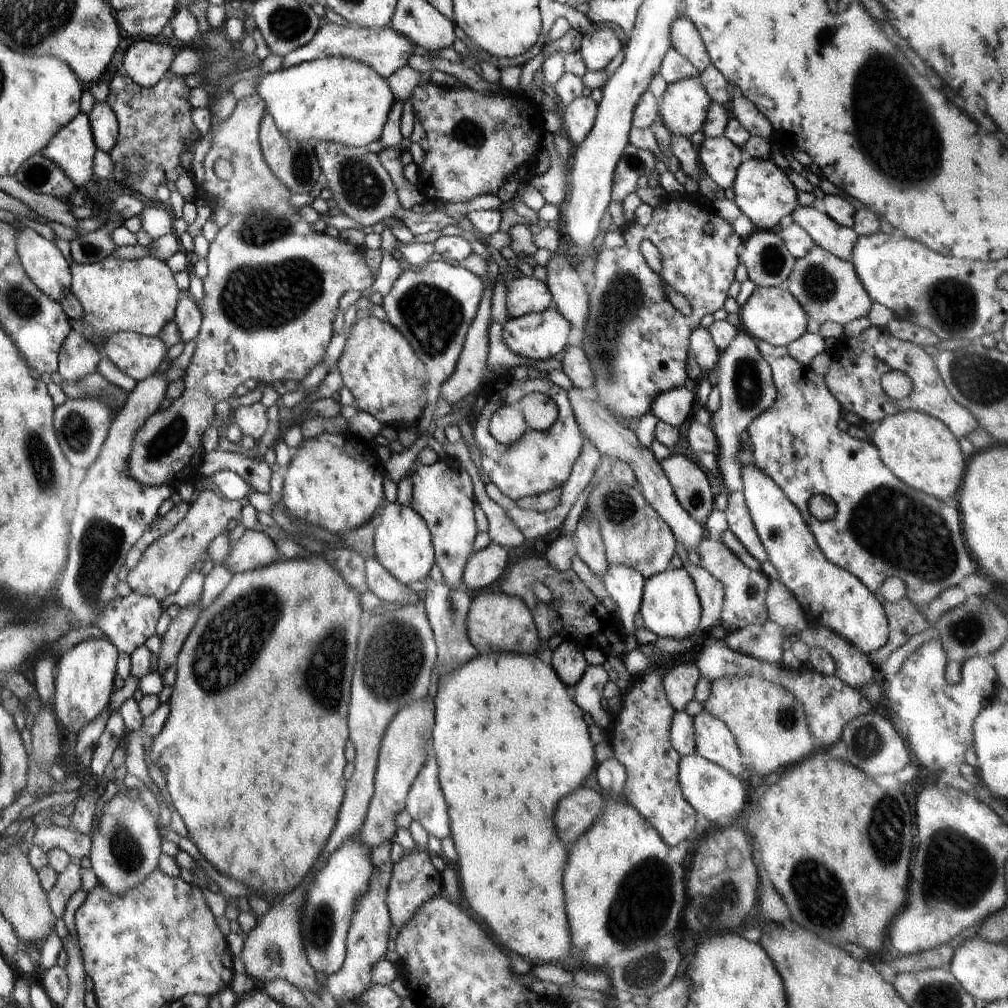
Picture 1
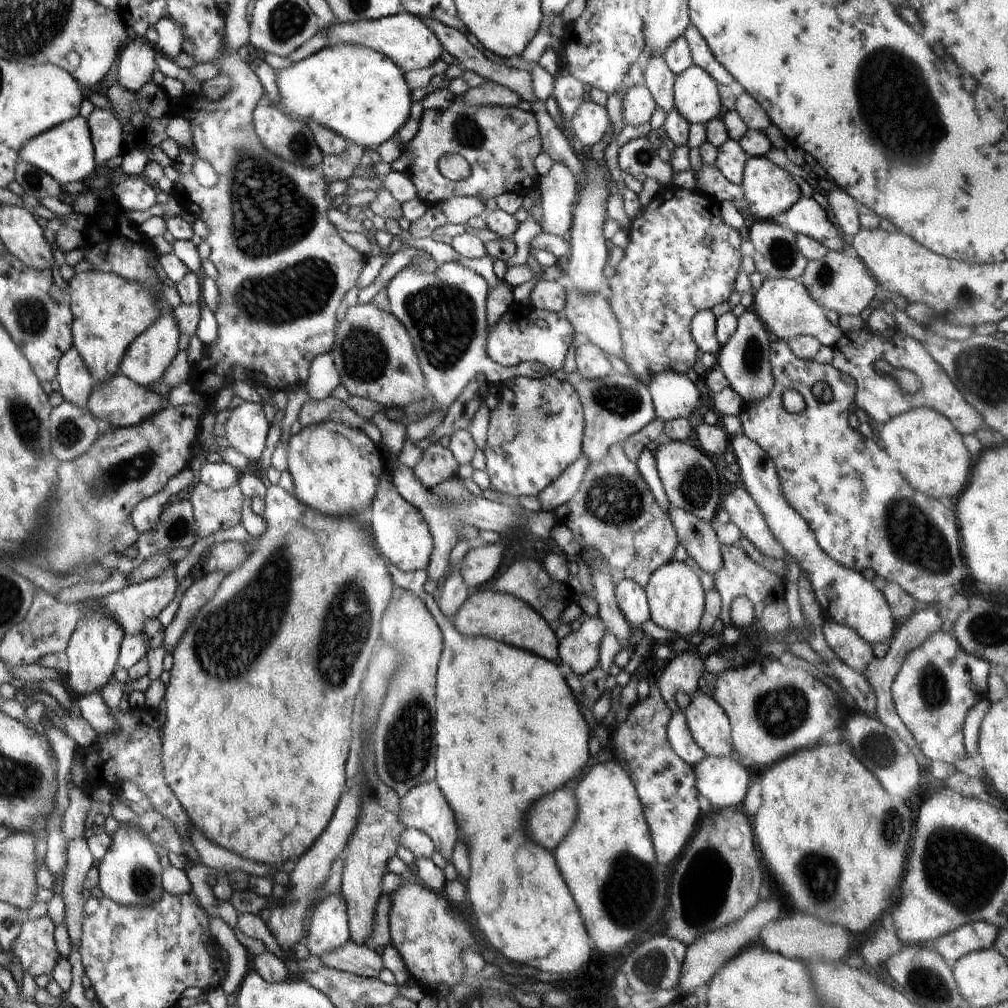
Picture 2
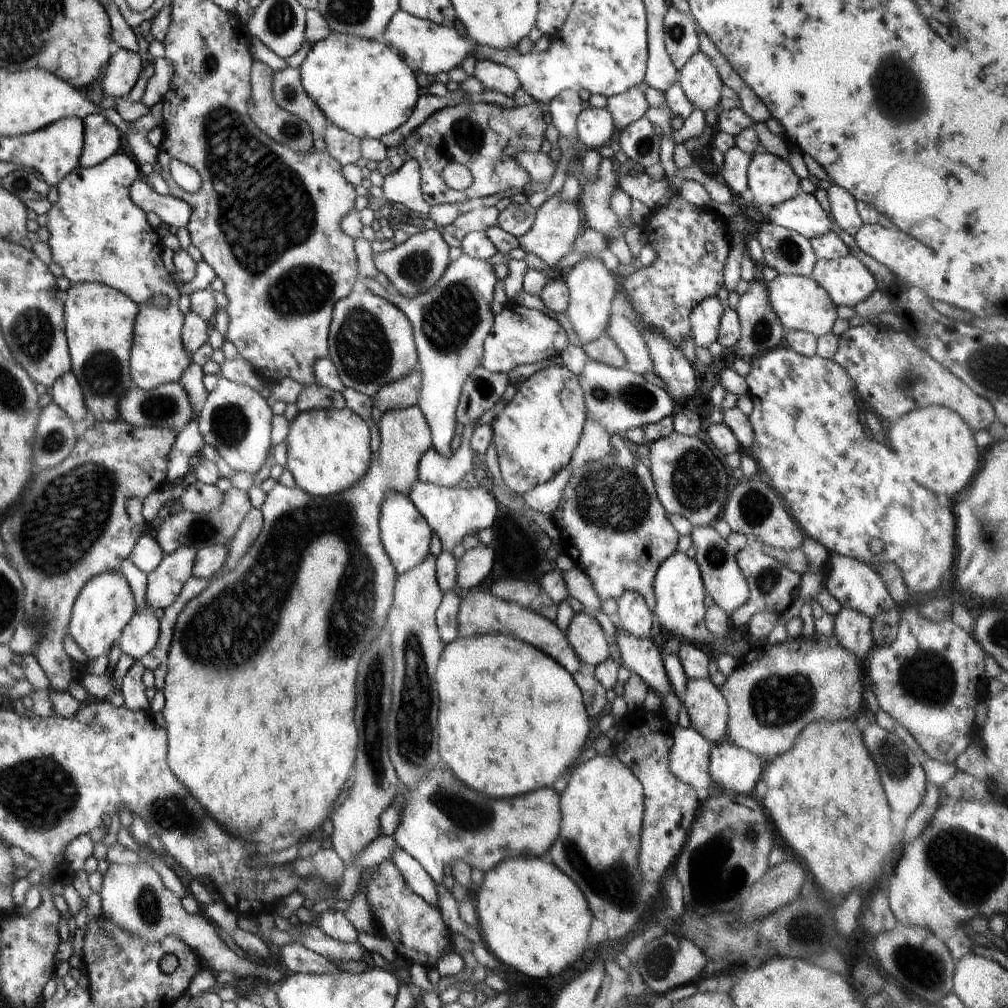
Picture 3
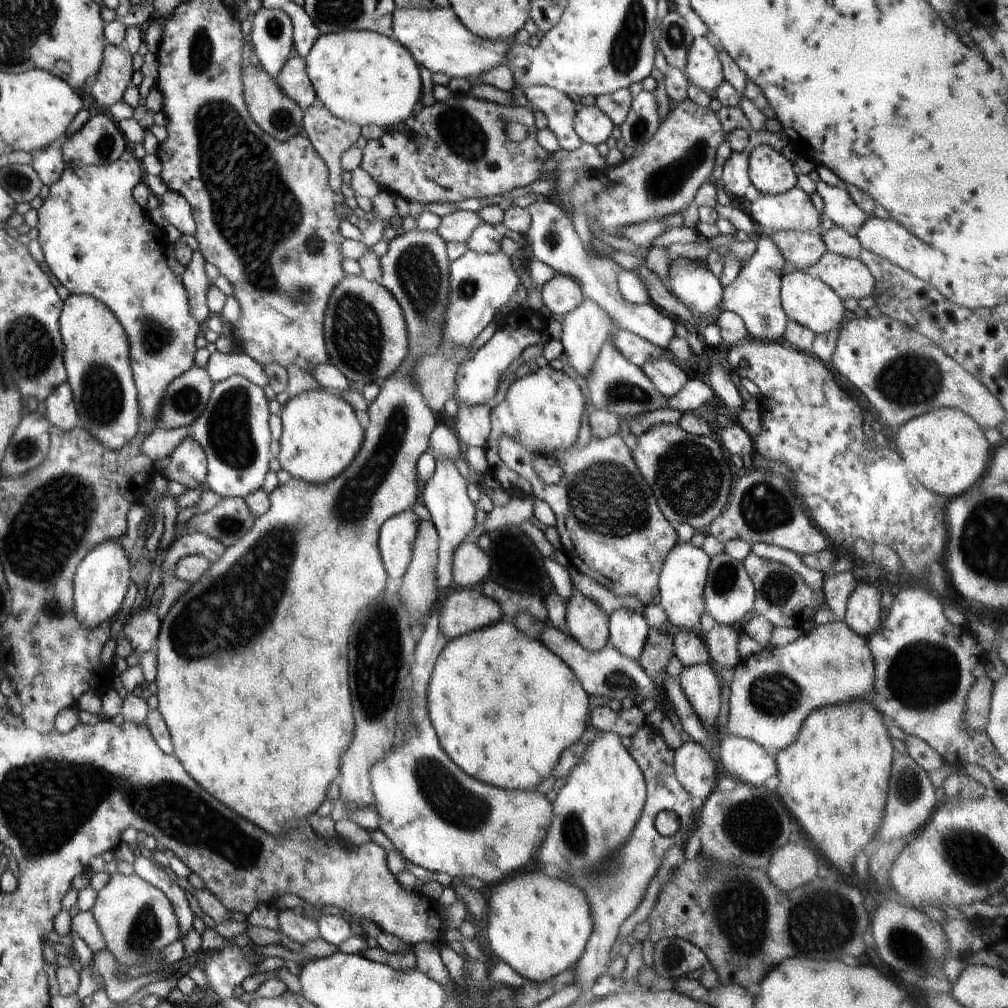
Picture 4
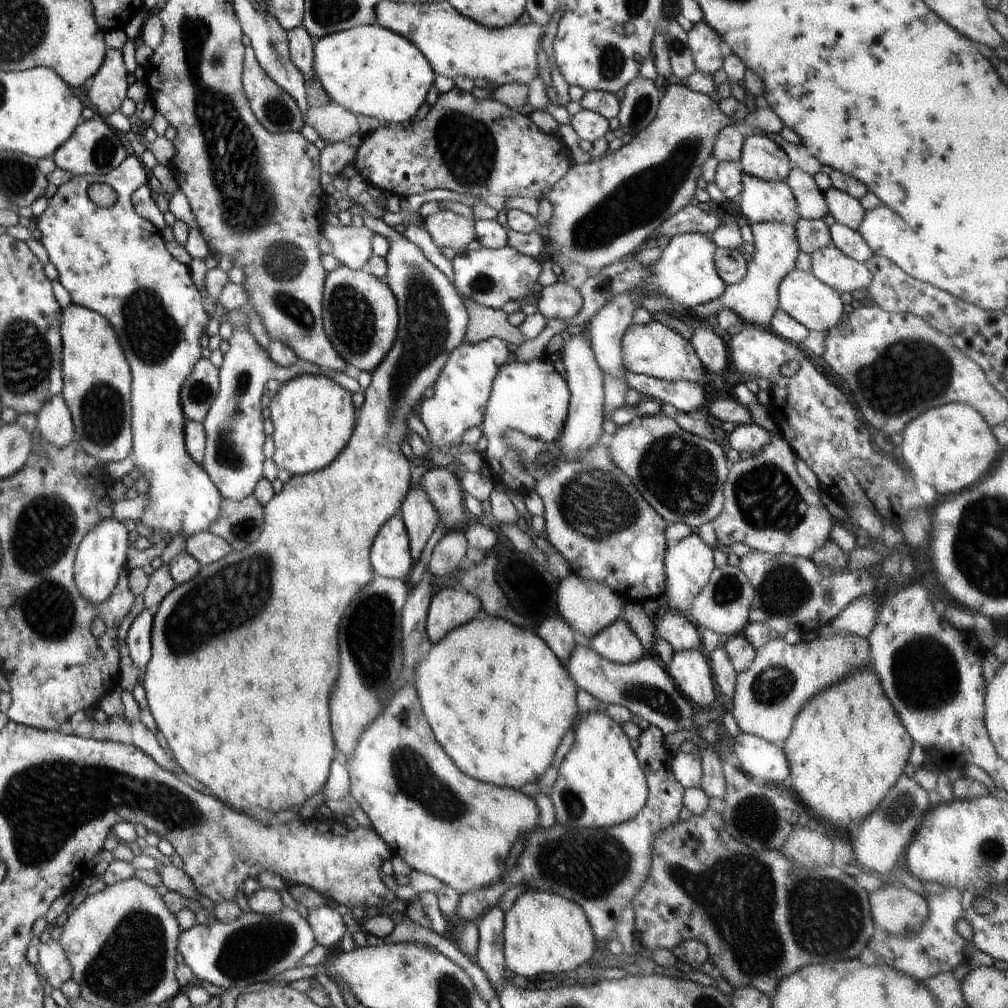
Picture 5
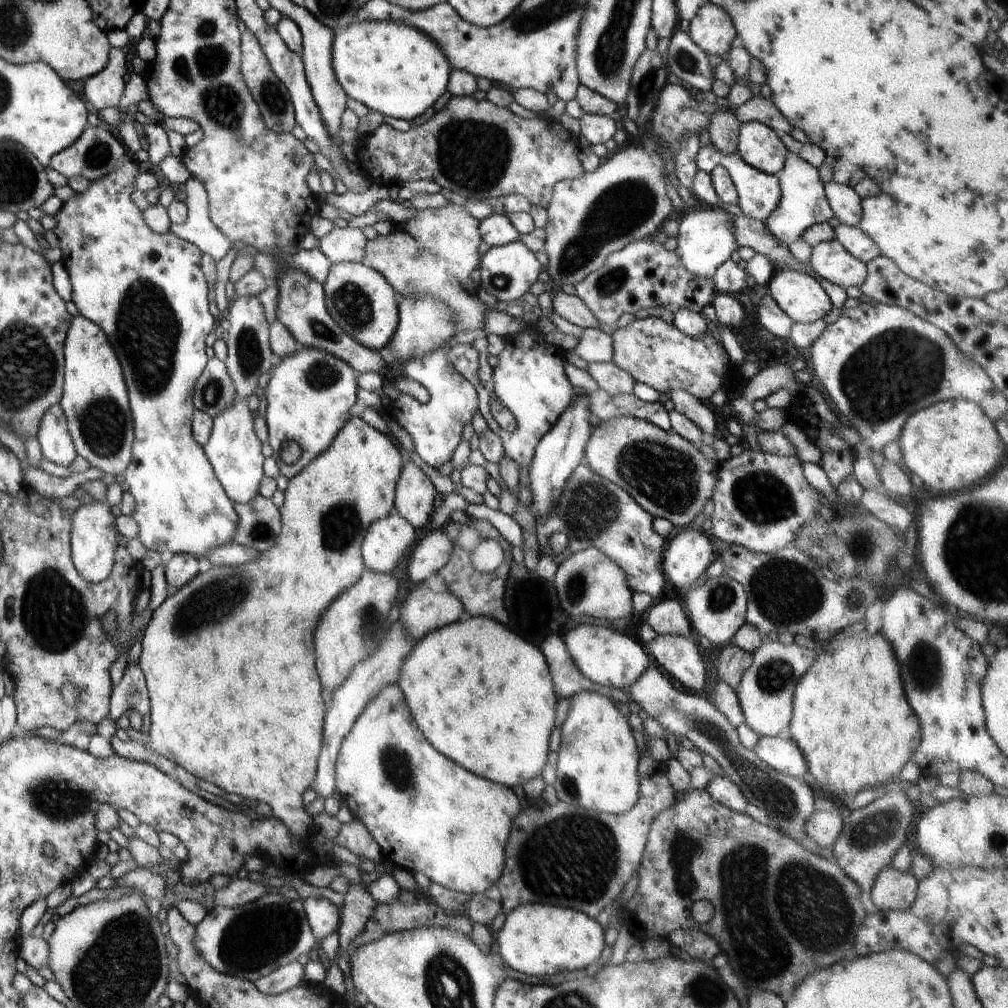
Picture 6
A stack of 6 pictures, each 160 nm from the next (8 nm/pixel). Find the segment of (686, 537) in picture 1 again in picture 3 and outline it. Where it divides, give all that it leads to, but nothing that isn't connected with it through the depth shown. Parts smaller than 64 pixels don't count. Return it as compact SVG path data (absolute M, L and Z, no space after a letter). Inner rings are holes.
M712 525L693 526L690 536L692 546L696 548L696 556L693 559L700 567L704 588L712 596L715 603L730 616L734 609L738 609L748 600L749 595L747 582L735 559L738 550L730 546Z

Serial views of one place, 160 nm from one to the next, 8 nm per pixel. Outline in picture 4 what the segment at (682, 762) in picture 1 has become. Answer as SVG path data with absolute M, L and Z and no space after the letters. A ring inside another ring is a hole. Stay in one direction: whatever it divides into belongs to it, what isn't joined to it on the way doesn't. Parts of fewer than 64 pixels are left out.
M726 736L720 743L720 762L728 775L755 787L776 774L774 754L753 740Z

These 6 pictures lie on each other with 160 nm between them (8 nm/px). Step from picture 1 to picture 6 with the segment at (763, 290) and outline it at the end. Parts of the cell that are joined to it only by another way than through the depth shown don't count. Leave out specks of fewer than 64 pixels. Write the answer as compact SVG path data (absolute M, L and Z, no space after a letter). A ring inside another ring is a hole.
M777 270L766 287L778 307L793 322L822 322L833 307L820 279L807 274Z

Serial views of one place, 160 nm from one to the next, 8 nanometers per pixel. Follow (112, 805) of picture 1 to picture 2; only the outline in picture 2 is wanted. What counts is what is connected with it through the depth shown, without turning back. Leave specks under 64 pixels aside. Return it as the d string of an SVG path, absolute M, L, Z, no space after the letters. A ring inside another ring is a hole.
M127 823L118 826L112 834L112 846L102 858L99 873L100 890L104 898L112 900L118 906L152 906L164 894L162 883L162 862L146 834L140 830L139 824Z

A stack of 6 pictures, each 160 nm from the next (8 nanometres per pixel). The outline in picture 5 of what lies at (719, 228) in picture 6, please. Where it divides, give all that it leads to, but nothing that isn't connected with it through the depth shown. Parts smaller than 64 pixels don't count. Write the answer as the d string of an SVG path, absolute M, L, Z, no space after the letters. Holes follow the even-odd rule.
M684 232L669 240L668 248L662 252L658 262L652 264L652 278L644 294L664 294L670 302L684 304L688 309L708 304L720 298L726 290L726 283L718 276L714 254L718 246L705 234Z

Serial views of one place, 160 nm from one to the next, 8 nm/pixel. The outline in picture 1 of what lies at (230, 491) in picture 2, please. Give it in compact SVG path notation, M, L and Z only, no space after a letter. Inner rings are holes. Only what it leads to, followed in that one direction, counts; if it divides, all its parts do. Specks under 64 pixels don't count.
M204 489L174 530L157 538L143 552L140 562L129 570L126 578L128 586L135 593L156 597L160 603L166 596L172 596L192 570L201 570L209 558L209 544L219 534L227 534L236 526L242 509L240 501L229 501L214 490Z

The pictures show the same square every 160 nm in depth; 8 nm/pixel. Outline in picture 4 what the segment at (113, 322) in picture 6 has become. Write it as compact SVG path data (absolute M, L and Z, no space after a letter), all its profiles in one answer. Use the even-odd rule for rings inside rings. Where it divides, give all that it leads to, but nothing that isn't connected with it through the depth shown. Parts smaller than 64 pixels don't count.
M130 150L106 166L67 166L37 210L37 241L50 272L59 284L66 286L70 295L85 294L97 298L120 321L129 340L129 359L140 408L146 420L158 427L159 408L167 386L195 365L195 340L202 327L189 309L181 276L172 273L166 263L168 241L164 229L134 200L134 187L144 182L144 176L140 160Z

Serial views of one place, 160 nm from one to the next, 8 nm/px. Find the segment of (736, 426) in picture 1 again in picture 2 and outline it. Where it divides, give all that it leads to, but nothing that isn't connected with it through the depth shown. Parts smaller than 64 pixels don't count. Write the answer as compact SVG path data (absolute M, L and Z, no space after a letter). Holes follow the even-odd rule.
M749 308L737 318L736 332L732 334L730 341L721 348L717 356L715 368L724 374L726 380L728 380L728 386L740 396L744 406L768 396L768 392L774 386L769 362L769 349L772 339L773 337L766 330L764 322L756 316L753 309Z

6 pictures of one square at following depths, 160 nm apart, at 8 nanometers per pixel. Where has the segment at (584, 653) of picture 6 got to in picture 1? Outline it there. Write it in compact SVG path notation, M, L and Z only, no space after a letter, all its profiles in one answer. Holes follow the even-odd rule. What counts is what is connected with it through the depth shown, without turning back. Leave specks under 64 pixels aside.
M608 564L608 568L602 577L605 590L618 605L620 611L619 622L628 633L625 640L625 655L633 649L639 648L634 634L636 627L634 618L636 618L636 613L639 611L642 602L645 581L640 572L621 564Z

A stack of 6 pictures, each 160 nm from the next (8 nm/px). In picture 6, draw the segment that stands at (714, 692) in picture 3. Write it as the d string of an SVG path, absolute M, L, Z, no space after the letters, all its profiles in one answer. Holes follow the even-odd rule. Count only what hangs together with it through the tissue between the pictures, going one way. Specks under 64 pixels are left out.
M658 635L647 646L655 662L688 690L700 692L706 684L702 650L690 637Z

